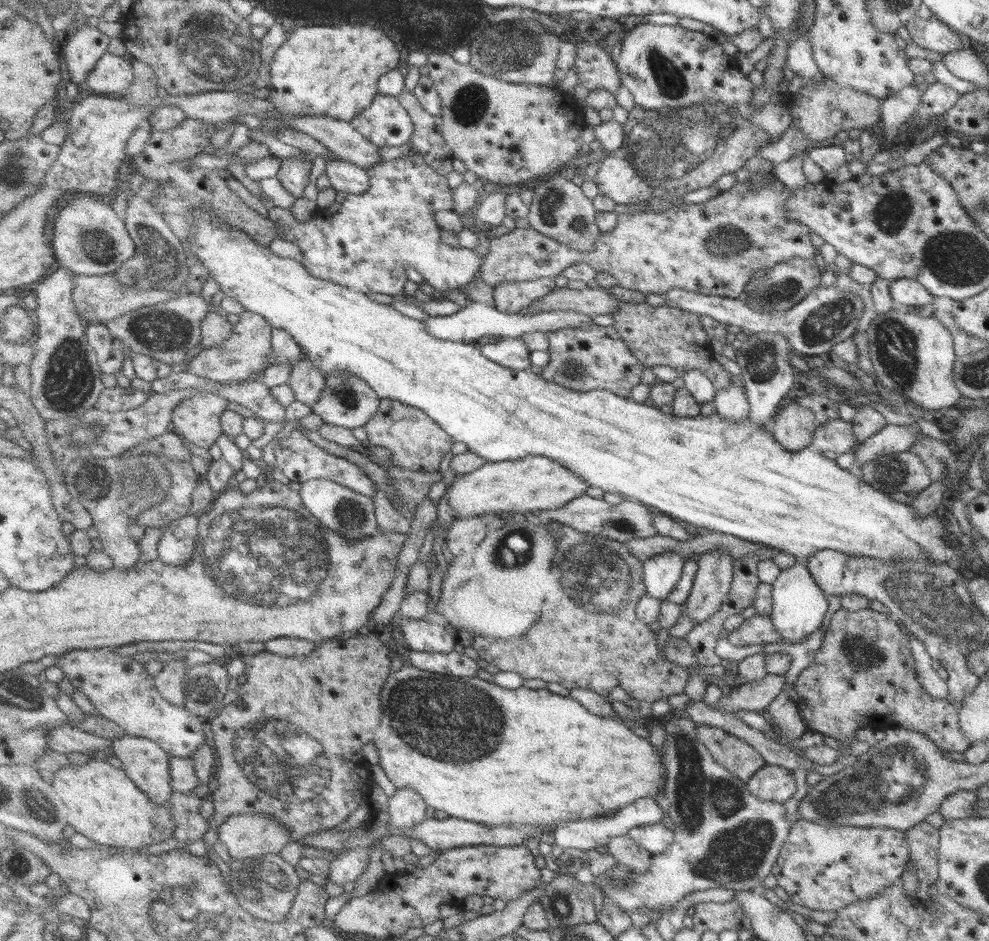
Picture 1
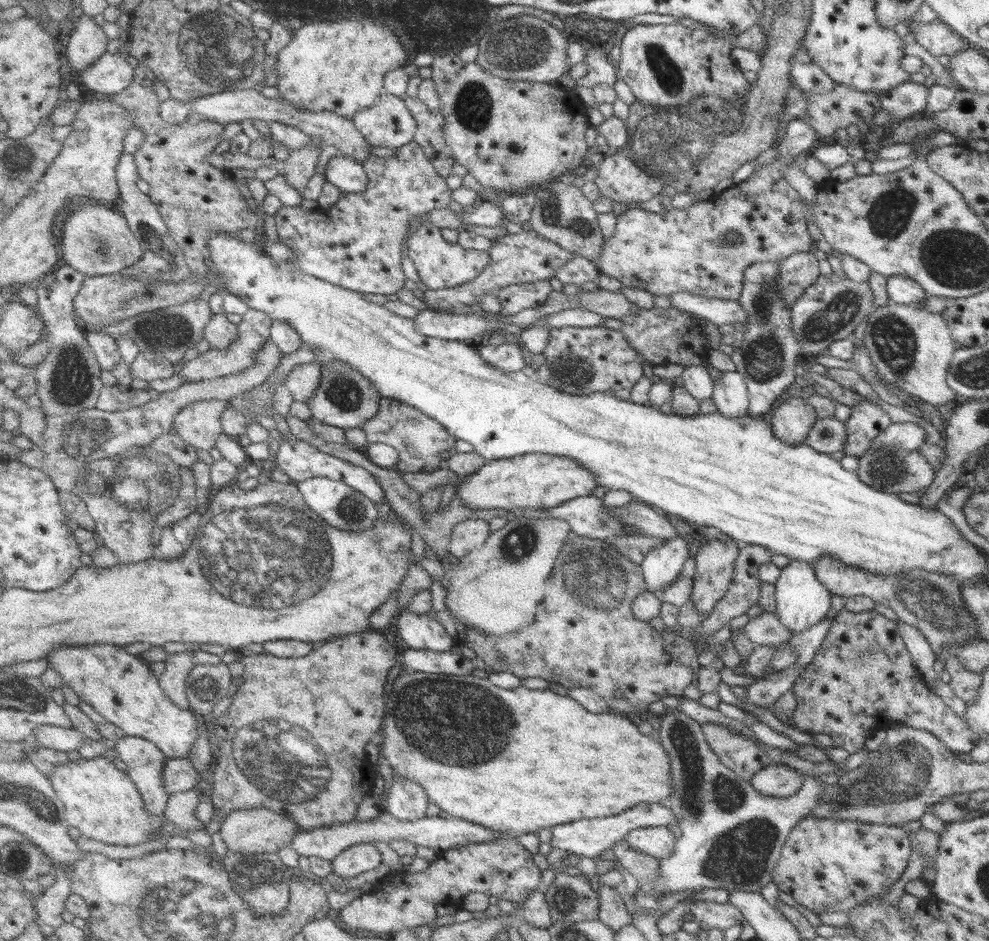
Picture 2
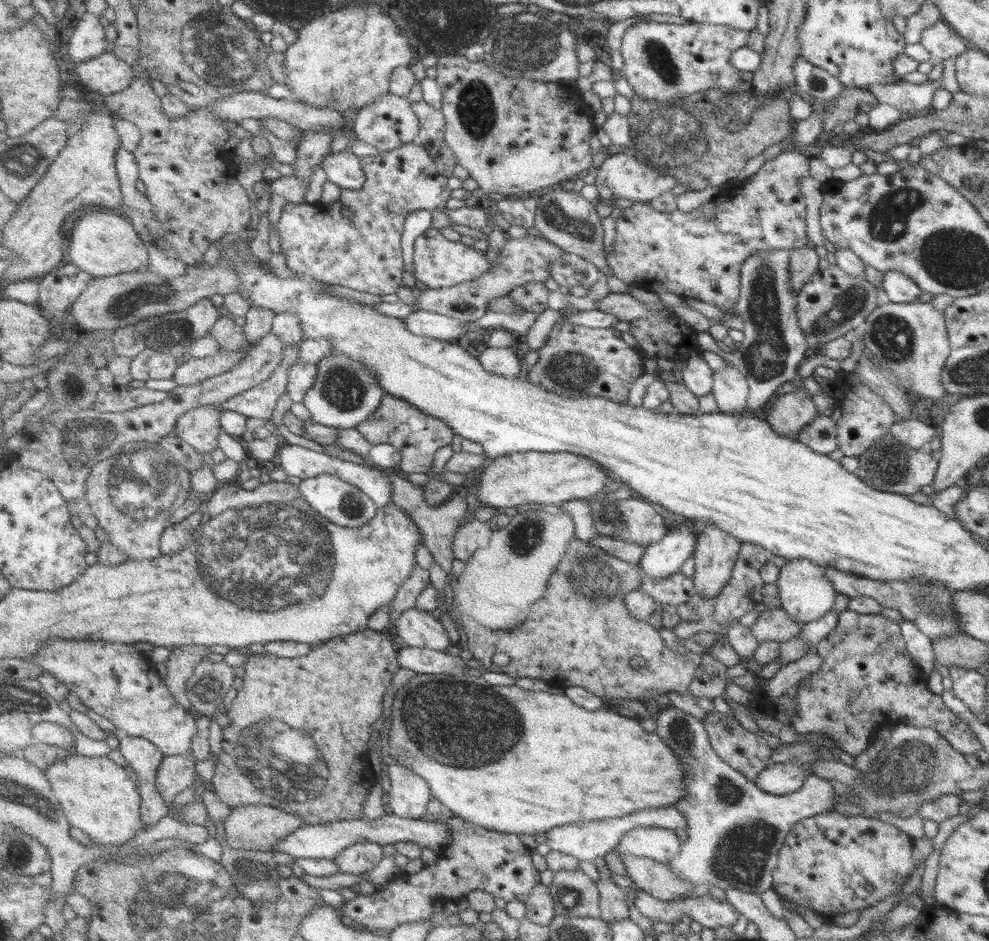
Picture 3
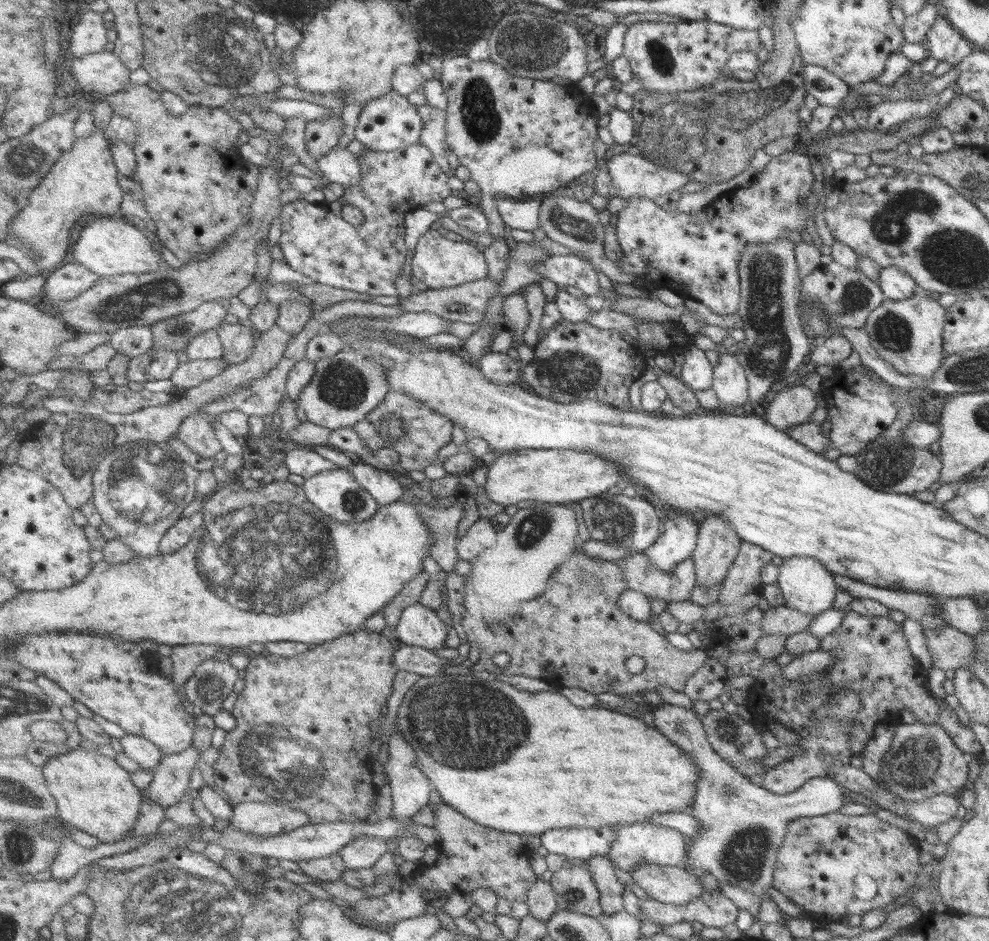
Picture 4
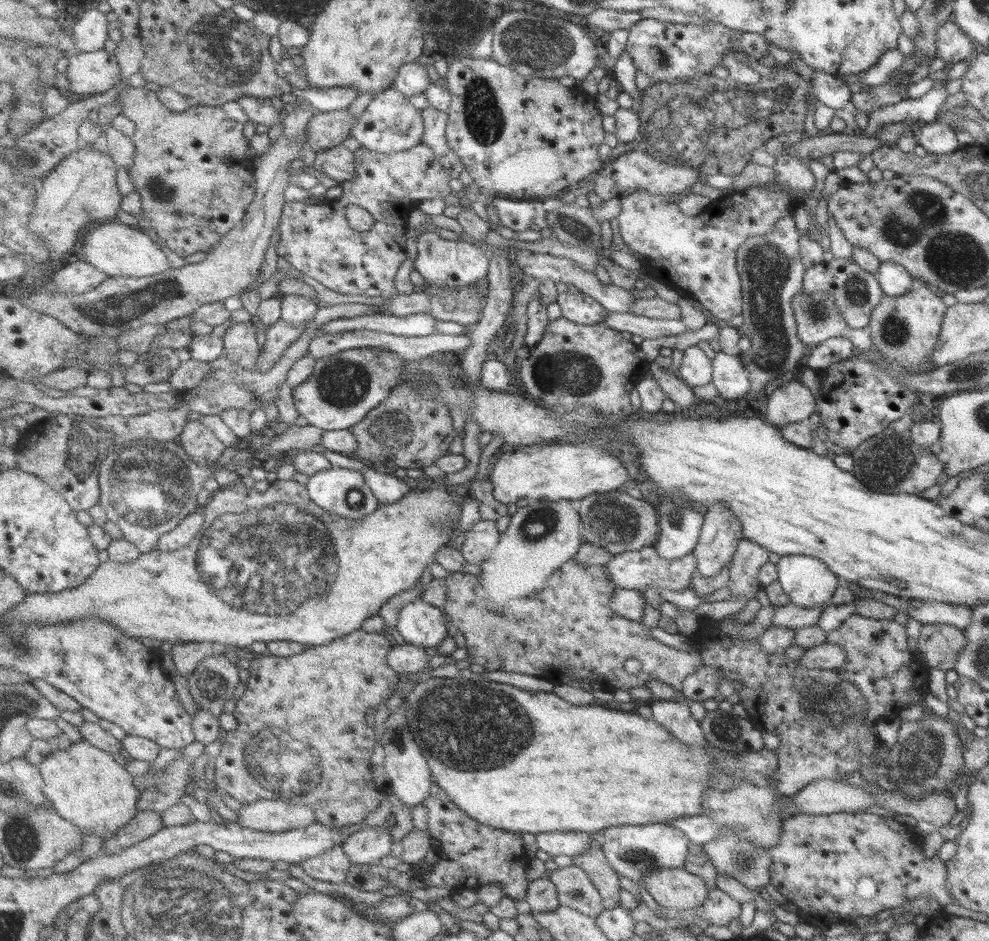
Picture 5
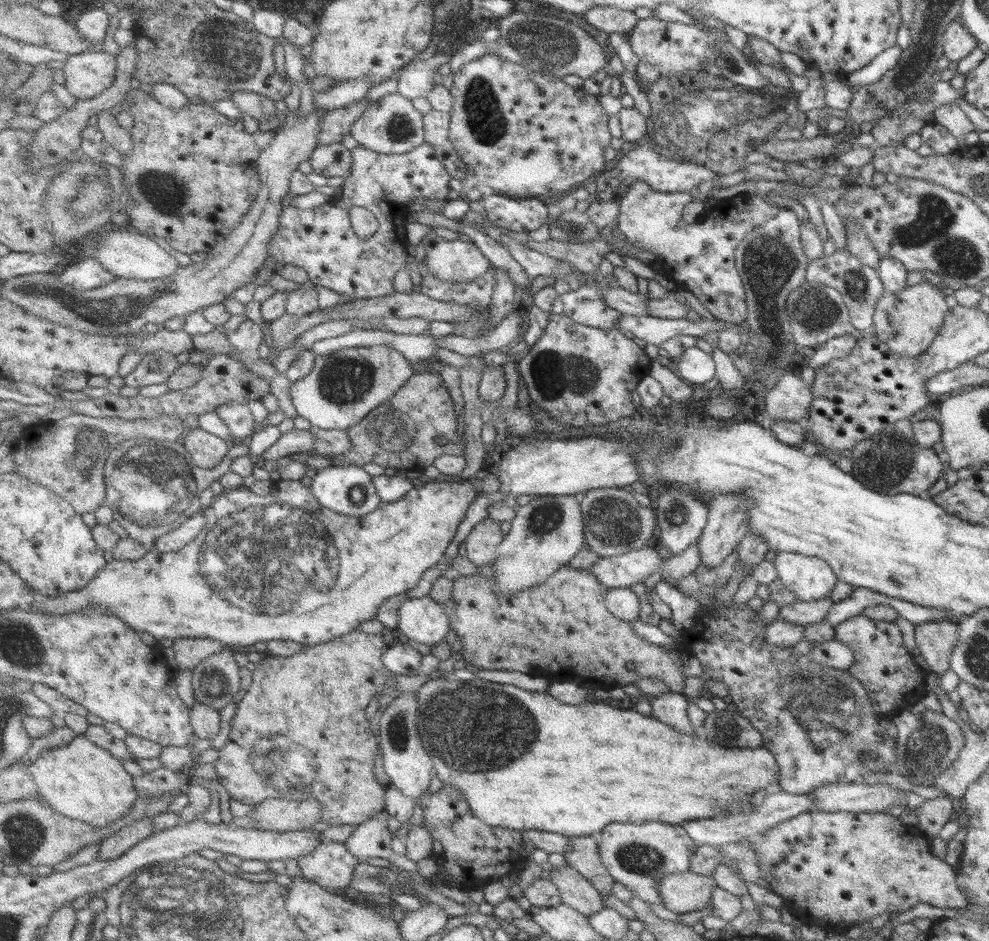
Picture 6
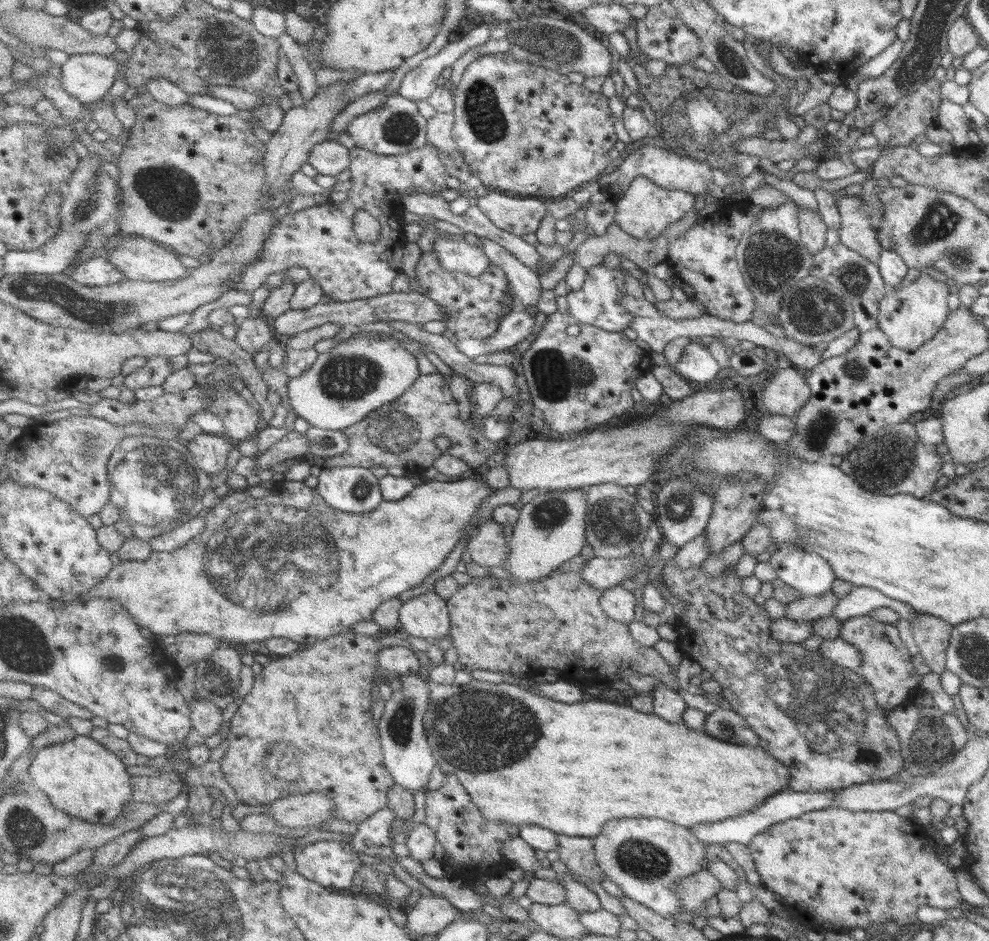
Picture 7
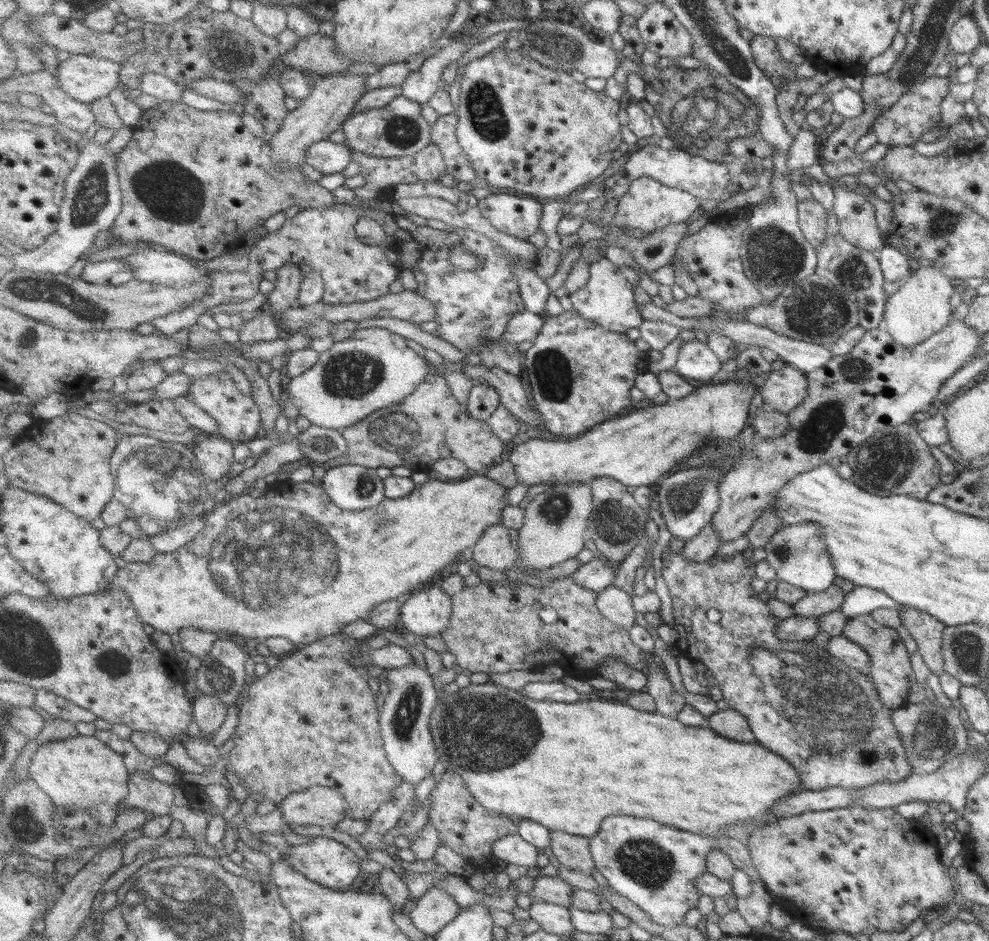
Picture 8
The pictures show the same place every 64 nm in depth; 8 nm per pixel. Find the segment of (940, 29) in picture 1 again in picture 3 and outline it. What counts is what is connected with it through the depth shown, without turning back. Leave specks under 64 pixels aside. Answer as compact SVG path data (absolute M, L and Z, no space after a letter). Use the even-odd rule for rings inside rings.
M942 20L922 31L920 43L931 54L934 61L944 58L955 60L971 47L961 35Z

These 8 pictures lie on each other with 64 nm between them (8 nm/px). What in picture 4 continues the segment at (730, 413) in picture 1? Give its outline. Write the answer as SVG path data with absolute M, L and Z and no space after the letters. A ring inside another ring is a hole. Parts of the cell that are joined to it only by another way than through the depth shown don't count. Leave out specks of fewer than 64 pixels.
M720 354L718 364L713 367L712 388L716 393L718 402L723 406L729 406L730 408L742 407L747 401L749 401L748 388L749 384L747 376L745 375L740 363L738 363L738 360L734 357L734 354Z

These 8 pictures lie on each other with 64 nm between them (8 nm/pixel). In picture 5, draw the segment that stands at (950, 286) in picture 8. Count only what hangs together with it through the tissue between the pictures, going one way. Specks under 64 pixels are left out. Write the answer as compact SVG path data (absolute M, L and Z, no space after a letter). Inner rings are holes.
M918 284L915 288L902 293L900 296L888 296L885 294L882 300L874 307L868 323L872 342L879 348L880 352L885 354L888 362L894 362L894 364L904 367L906 372L930 372L936 369L936 366L930 363L929 358L937 343L946 311L947 306L942 301L942 297L938 297L932 288L924 284Z

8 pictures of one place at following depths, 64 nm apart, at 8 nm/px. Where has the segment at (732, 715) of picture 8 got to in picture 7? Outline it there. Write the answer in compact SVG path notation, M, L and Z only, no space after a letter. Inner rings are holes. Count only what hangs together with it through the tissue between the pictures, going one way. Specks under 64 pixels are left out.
M718 706L707 716L703 731L716 740L730 744L746 745L752 748L759 746L758 735L748 727L746 720L732 709L722 709Z

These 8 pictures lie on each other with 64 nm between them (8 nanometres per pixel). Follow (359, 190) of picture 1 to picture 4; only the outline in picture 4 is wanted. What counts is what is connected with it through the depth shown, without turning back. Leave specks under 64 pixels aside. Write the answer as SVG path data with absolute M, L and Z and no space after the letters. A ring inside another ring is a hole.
M335 147L325 158L319 160L320 169L332 183L346 188L362 184L364 174L360 157L348 148Z

